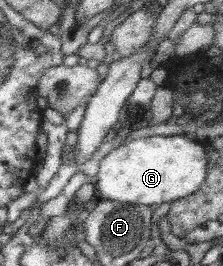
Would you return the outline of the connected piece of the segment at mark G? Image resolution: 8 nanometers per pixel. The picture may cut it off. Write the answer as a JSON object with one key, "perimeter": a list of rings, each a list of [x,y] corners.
{"perimeter":[[[189,135],[137,138],[113,149],[99,161],[94,185],[101,198],[132,205],[160,205],[191,196],[206,177],[207,153]]]}

